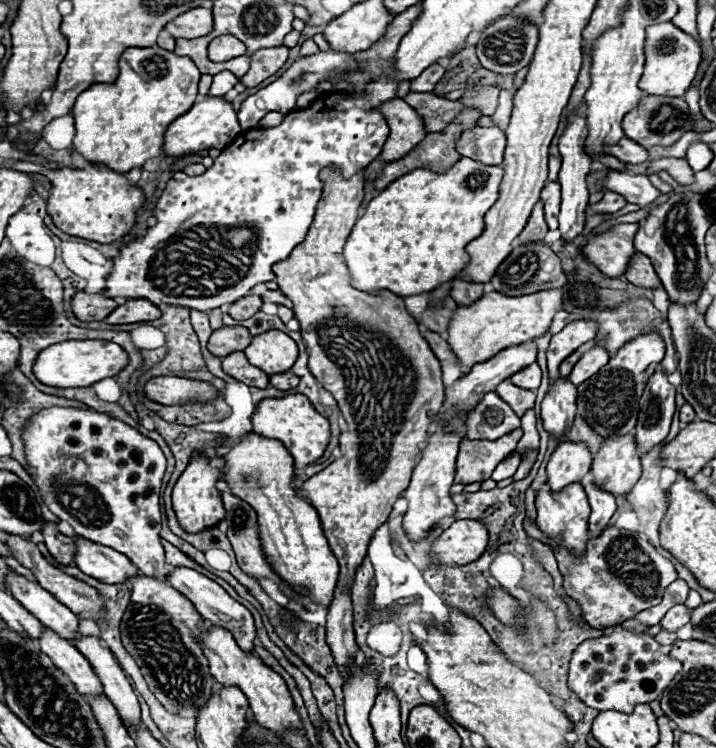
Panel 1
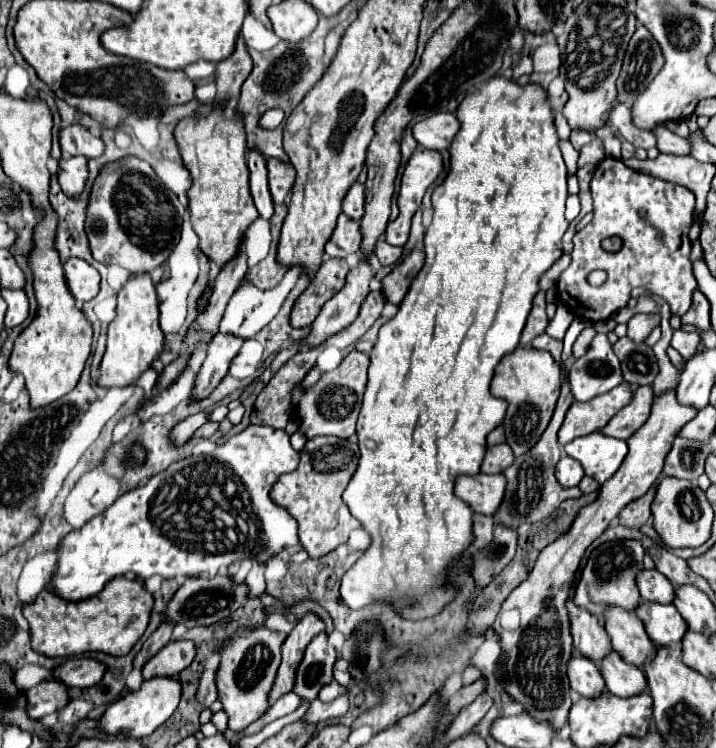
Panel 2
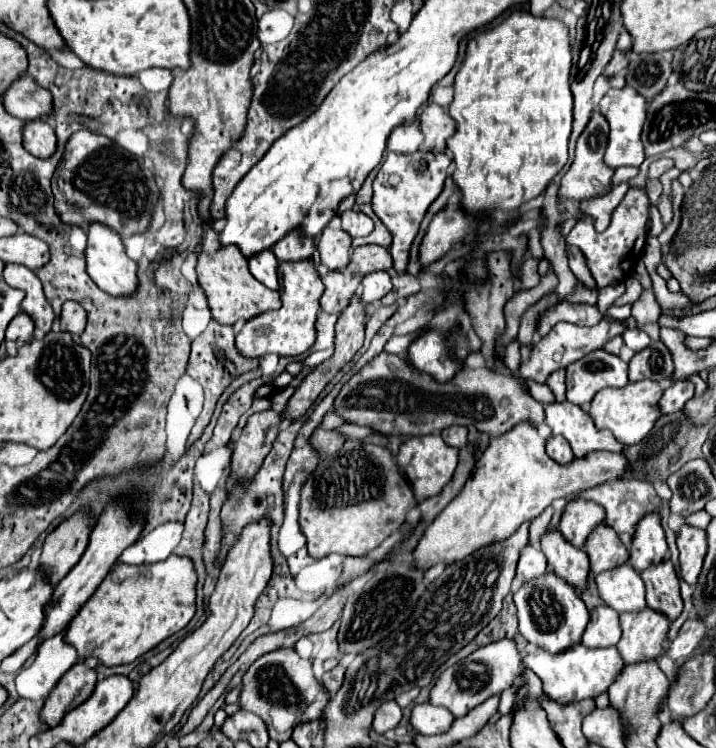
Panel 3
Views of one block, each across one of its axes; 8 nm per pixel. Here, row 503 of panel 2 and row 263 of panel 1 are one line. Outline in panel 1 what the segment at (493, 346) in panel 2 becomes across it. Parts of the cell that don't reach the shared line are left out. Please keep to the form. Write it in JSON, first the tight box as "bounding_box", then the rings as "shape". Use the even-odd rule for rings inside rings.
{"bounding_box":[342,158,504,296],"shape":[[[460,158],[444,174],[418,168],[394,180],[370,200],[366,214],[356,220],[350,236],[346,238],[342,254],[352,286],[370,294],[390,290],[396,296],[416,296],[428,294],[440,284],[452,280],[454,274],[458,274],[468,262],[468,254],[464,250],[466,244],[484,232],[484,216],[498,200],[502,178],[504,170],[500,166],[486,166],[470,158]]]}

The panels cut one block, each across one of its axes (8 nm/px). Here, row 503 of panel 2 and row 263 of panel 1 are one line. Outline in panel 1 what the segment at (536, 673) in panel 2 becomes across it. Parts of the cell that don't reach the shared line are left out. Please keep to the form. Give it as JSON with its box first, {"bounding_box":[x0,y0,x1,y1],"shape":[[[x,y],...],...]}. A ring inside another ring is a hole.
{"bounding_box":[582,224,638,276],"shape":[[[618,224],[604,234],[590,236],[582,256],[586,256],[606,276],[624,276],[634,250],[634,234],[638,224]]]}

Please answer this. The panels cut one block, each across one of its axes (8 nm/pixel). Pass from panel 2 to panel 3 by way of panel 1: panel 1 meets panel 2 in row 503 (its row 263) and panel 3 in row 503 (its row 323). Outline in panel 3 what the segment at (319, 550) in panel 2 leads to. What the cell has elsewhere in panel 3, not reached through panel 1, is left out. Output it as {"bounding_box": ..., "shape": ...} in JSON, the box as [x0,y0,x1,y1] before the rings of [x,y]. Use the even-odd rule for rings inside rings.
{"bounding_box":[300,440,418,560],"shape":[[[360,440],[344,442],[344,446],[336,454],[322,460],[316,466],[316,470],[310,474],[306,484],[302,486],[300,496],[302,496],[300,498],[300,528],[304,536],[308,538],[308,554],[316,560],[332,552],[346,554],[346,556],[368,554],[370,550],[380,546],[390,534],[400,530],[400,526],[406,520],[408,510],[412,510],[418,504],[392,452],[388,448],[360,442]]]}

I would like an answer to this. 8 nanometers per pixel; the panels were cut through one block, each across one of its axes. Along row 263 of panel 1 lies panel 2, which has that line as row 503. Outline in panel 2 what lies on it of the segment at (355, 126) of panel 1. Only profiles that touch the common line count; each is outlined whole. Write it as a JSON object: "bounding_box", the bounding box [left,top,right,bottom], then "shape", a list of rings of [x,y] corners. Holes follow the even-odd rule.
{"bounding_box":[52,424,300,600],"shape":[[[250,424],[240,434],[218,444],[210,456],[190,456],[174,462],[164,472],[152,476],[146,486],[120,496],[102,514],[88,520],[80,530],[72,530],[62,540],[58,570],[52,580],[54,592],[66,600],[90,598],[92,594],[98,594],[108,580],[126,574],[134,574],[136,578],[150,578],[154,574],[162,578],[216,576],[236,560],[250,558],[252,562],[266,564],[282,550],[300,546],[298,524],[284,506],[278,506],[270,498],[270,488],[278,476],[292,472],[298,466],[298,460],[300,454],[290,446],[284,430]],[[214,458],[230,470],[234,478],[220,480],[220,476],[214,474]]]}

